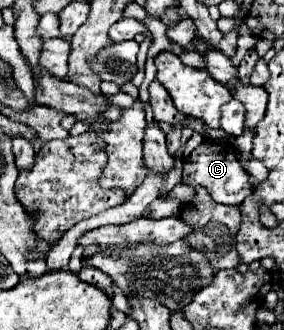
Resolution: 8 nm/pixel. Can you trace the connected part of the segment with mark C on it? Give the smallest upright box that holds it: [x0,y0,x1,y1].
[182,142,254,206]

